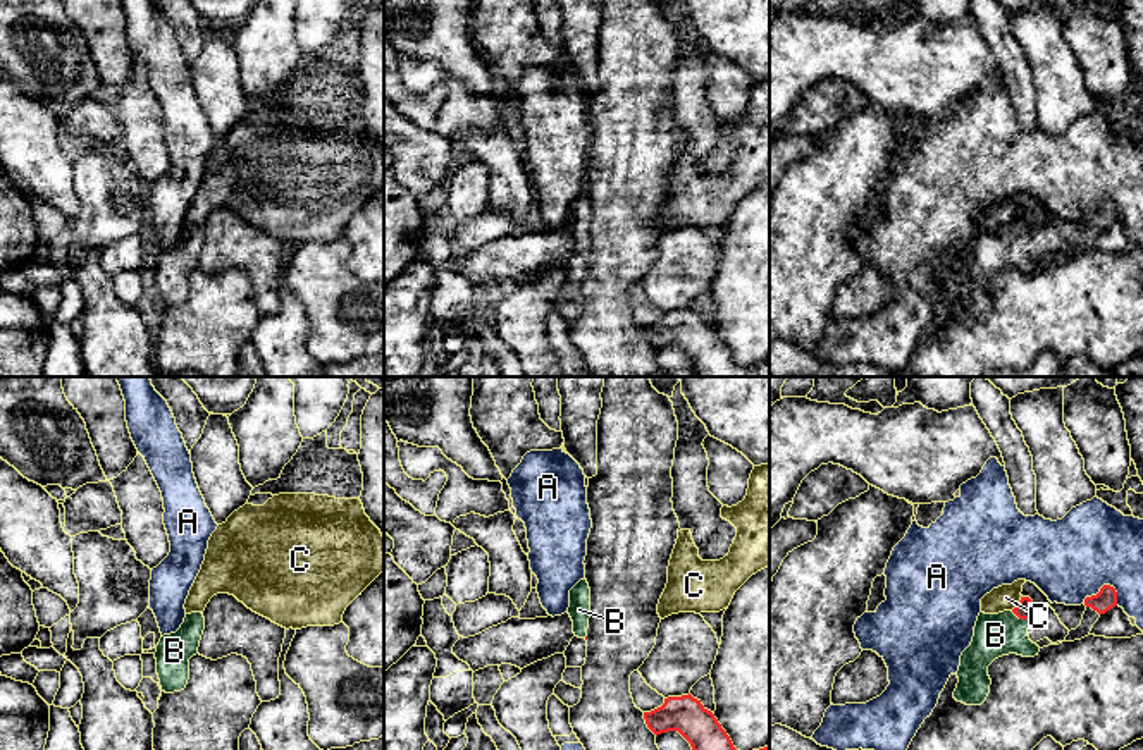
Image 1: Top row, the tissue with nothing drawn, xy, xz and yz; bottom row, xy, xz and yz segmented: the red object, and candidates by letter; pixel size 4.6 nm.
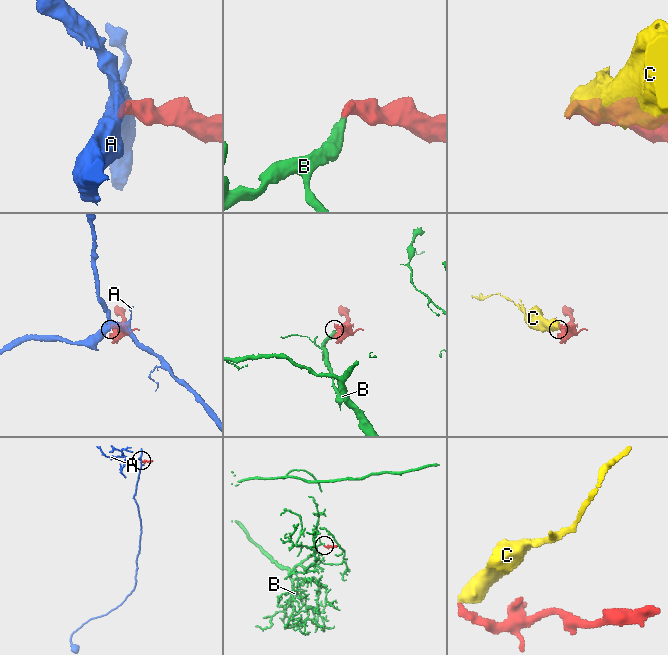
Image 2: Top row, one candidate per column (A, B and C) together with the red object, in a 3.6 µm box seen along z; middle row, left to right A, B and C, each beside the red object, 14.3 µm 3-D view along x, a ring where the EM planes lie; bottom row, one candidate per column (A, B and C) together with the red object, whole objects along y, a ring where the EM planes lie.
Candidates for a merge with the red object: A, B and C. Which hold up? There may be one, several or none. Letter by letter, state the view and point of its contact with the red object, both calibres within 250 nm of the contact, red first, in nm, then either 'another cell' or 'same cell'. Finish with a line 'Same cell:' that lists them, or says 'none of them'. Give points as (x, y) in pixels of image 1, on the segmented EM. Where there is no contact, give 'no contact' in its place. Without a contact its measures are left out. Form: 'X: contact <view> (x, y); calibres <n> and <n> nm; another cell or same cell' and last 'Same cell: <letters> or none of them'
A: contact yz (1100, 590); calibres 100 and 380 nm; another cell
B: contact yz (1019, 618); calibres 90 and 200 nm; same cell
C: contact yz (1018, 602); calibres 90 and 120 nm; another cell
Same cell: B

